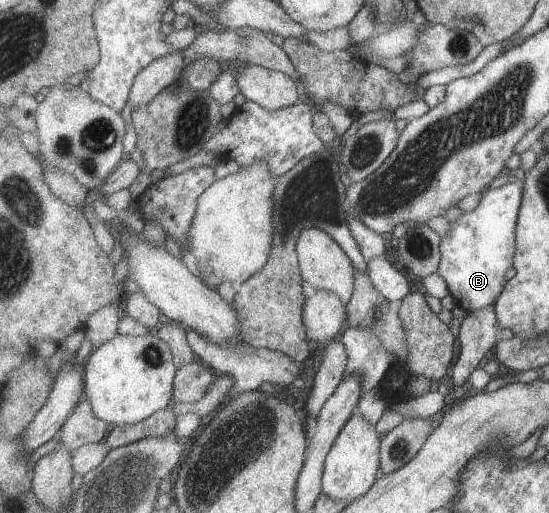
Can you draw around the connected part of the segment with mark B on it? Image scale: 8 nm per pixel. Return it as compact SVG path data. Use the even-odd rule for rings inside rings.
M514 175L502 187L490 188L489 192L481 196L476 209L465 211L457 220L450 222L449 232L441 237L441 262L437 273L446 282L455 303L461 305L468 313L487 308L493 302L496 303L506 289L507 272L511 266L514 266L517 252L516 230L523 195L526 193L523 190L525 188L523 181L522 177Z

